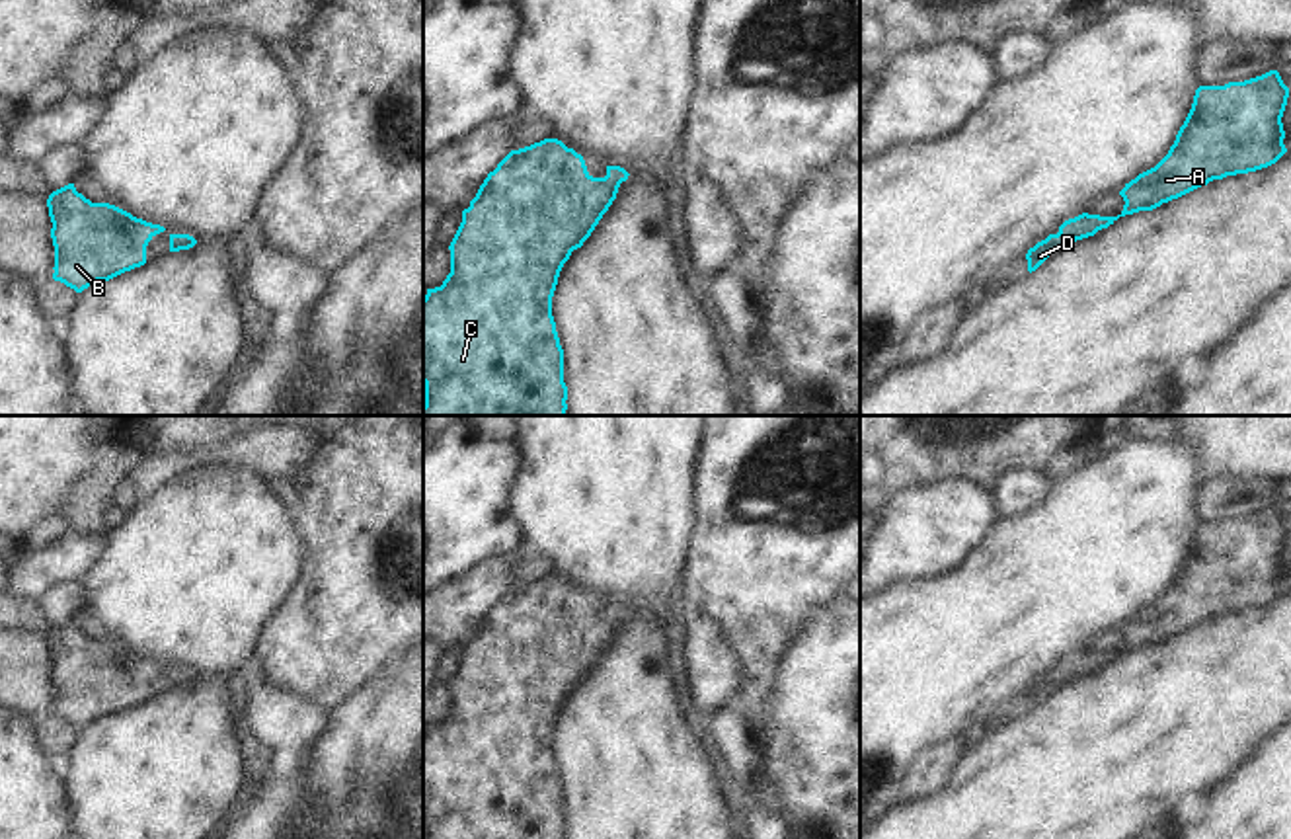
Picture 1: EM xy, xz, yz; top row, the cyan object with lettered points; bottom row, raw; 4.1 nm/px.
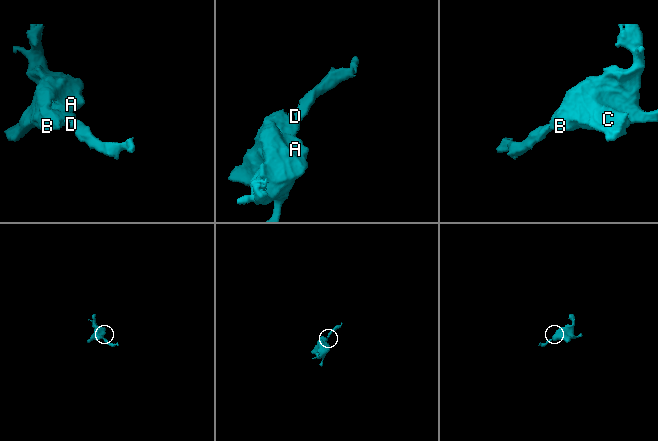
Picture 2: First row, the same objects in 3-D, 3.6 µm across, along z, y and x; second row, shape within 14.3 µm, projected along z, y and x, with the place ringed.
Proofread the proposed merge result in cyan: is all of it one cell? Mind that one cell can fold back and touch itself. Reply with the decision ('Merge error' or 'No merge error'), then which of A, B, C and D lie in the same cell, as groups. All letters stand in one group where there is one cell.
No merge error. Groups: A B C D

